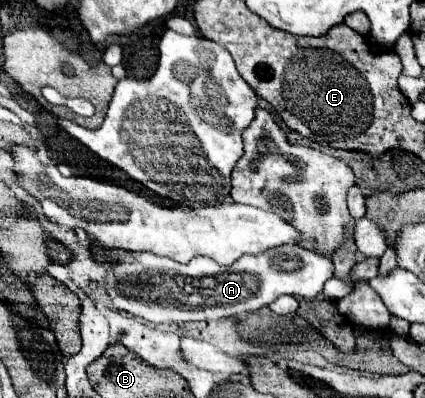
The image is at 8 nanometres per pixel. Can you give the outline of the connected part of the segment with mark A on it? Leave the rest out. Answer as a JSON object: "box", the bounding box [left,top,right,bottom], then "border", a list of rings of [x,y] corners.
{"box":[106,246,334,324],"border":[[[280,246],[258,256],[242,256],[230,266],[220,266],[212,258],[194,258],[188,264],[174,262],[150,252],[134,254],[134,262],[116,262],[106,290],[114,308],[126,310],[154,324],[182,324],[194,320],[238,318],[268,306],[282,294],[296,298],[316,298],[326,280],[334,276],[334,264],[298,246]]]}

